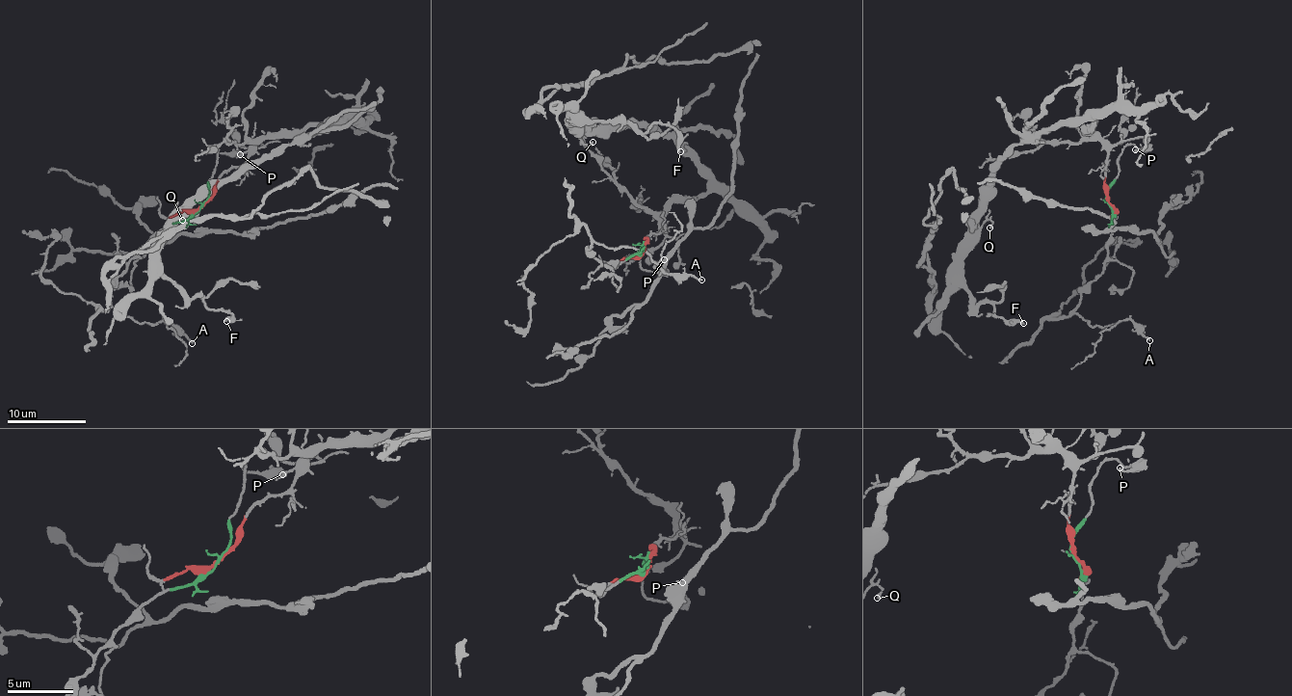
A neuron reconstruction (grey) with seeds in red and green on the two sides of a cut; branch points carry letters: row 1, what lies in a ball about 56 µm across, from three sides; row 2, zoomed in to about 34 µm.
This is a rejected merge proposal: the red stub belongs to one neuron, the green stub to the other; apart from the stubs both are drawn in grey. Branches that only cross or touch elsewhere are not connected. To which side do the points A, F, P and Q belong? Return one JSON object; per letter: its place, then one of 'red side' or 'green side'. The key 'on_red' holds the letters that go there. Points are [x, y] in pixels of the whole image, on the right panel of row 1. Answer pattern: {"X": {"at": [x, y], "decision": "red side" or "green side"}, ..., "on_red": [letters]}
{"A": {"at": [1149, 340], "decision": "green side"}, "F": {"at": [1023, 323], "decision": "red side"}, "P": {"at": [1135, 149], "decision": "green side"}, "Q": {"at": [989, 227], "decision": "red side"}, "on_red": ["F", "Q"]}

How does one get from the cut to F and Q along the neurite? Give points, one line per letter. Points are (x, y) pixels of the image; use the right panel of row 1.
F: (1111, 206), (1091, 116), (1001, 155), (962, 278), (988, 316), (1023, 323)
Q: (1111, 206), (1108, 152), (1087, 128), (1094, 119), (1083, 116), (1001, 155), (974, 215), (990, 227)

